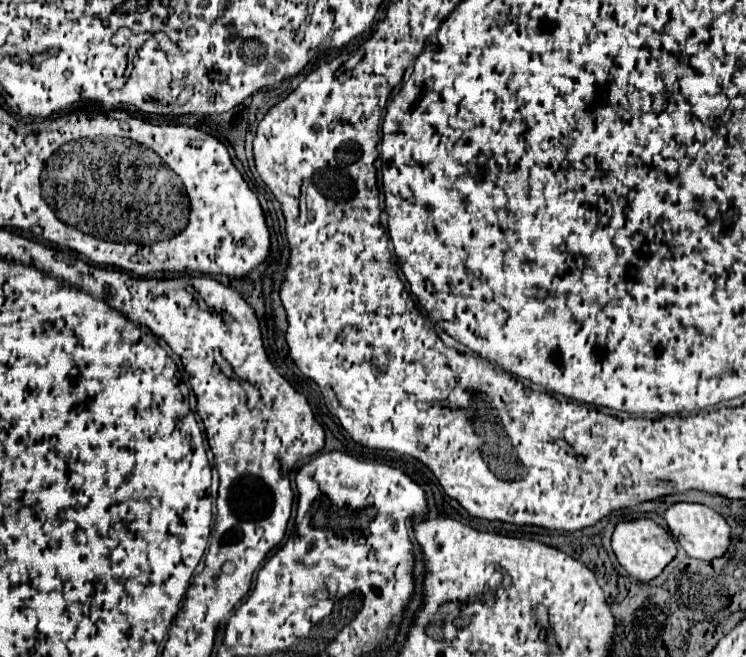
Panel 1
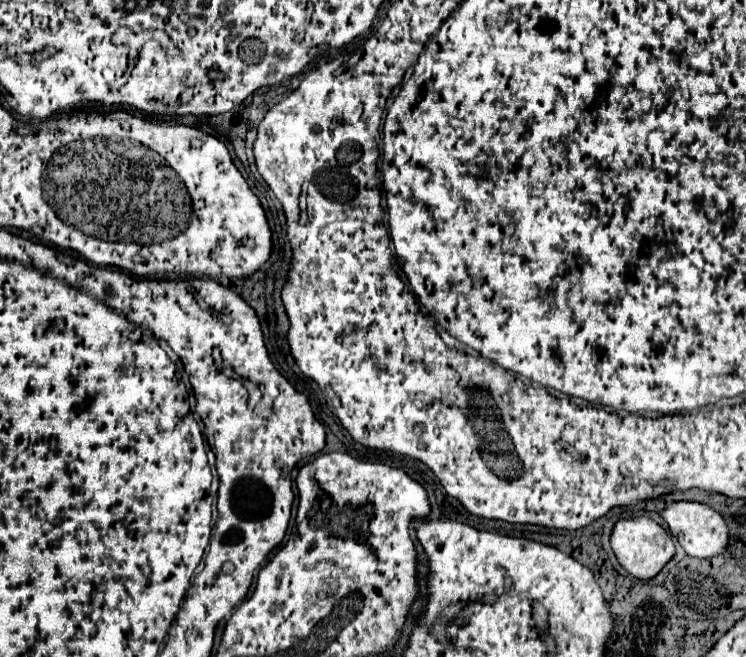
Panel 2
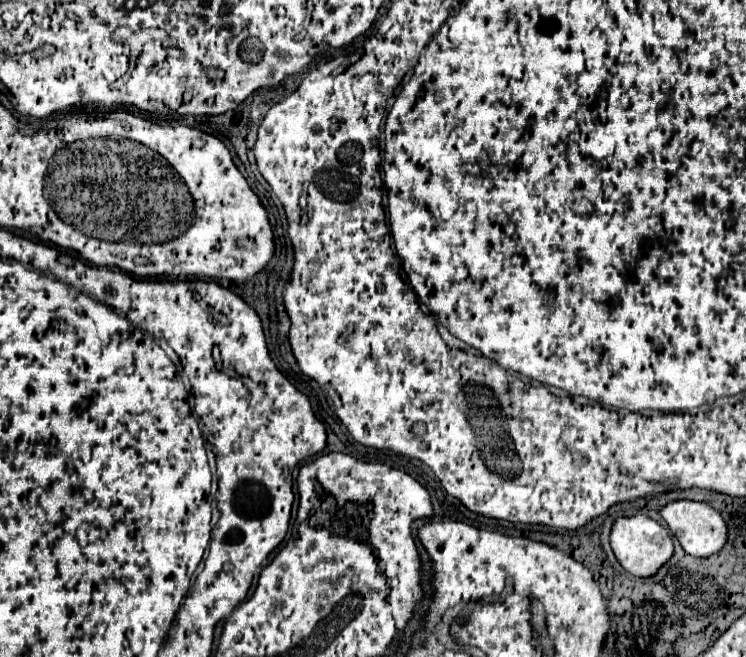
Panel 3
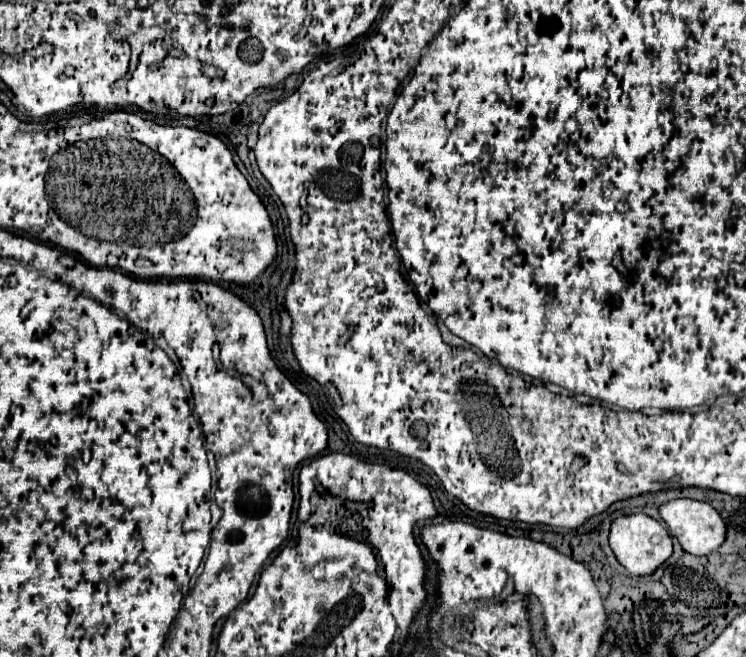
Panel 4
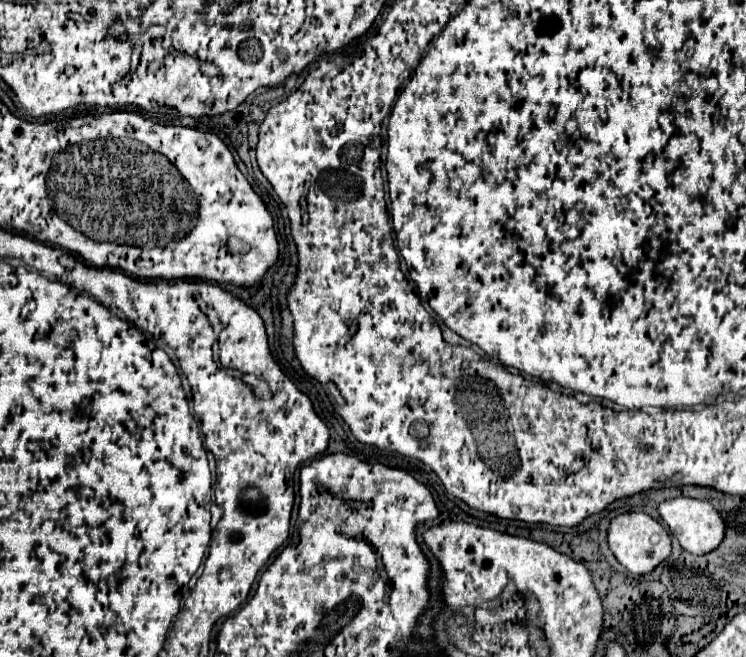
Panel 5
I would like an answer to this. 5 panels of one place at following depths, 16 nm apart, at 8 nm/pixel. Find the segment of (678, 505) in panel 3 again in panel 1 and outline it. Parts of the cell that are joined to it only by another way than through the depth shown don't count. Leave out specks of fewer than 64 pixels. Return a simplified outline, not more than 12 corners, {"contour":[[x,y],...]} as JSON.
{"contour":[[672,504],[662,516],[688,556],[728,552],[726,520],[704,504]]}

